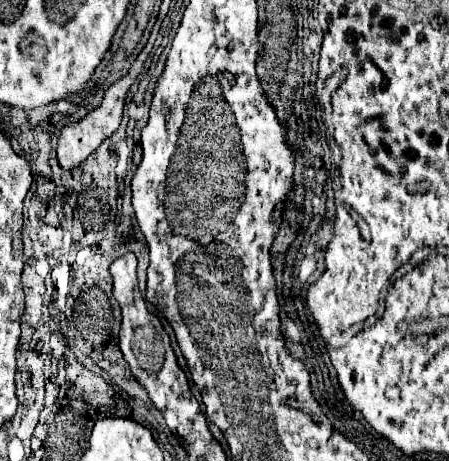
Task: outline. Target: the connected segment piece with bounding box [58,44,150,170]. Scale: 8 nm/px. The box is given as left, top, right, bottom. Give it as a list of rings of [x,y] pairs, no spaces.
[[[150,44],[144,46],[138,58],[134,61],[134,66],[130,68],[130,72],[128,72],[124,78],[120,78],[118,82],[114,82],[114,84],[106,90],[100,108],[96,108],[92,114],[88,114],[88,116],[82,118],[80,122],[68,124],[68,126],[62,130],[60,140],[58,140],[58,162],[60,162],[62,170],[74,170],[74,168],[82,166],[82,162],[84,162],[92,152],[96,152],[96,148],[98,148],[108,136],[112,136],[112,134],[118,130],[120,120],[122,120],[122,108],[124,108],[126,92],[128,92],[128,88],[134,84],[134,80],[138,78],[140,70],[144,67],[148,52],[150,52]]]

